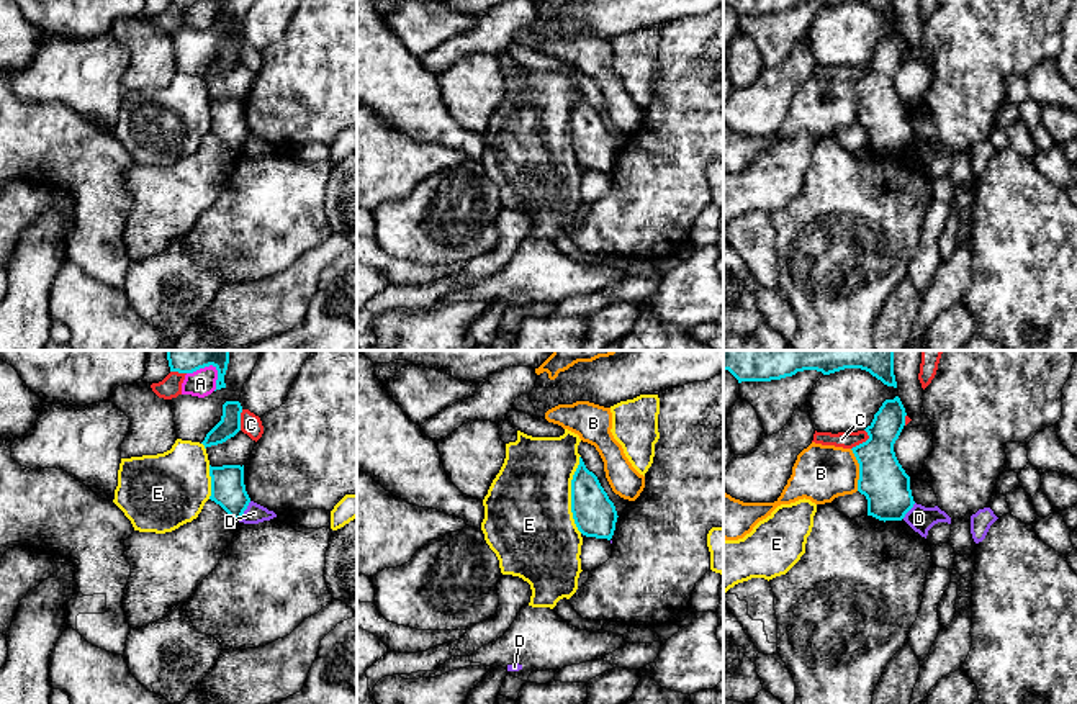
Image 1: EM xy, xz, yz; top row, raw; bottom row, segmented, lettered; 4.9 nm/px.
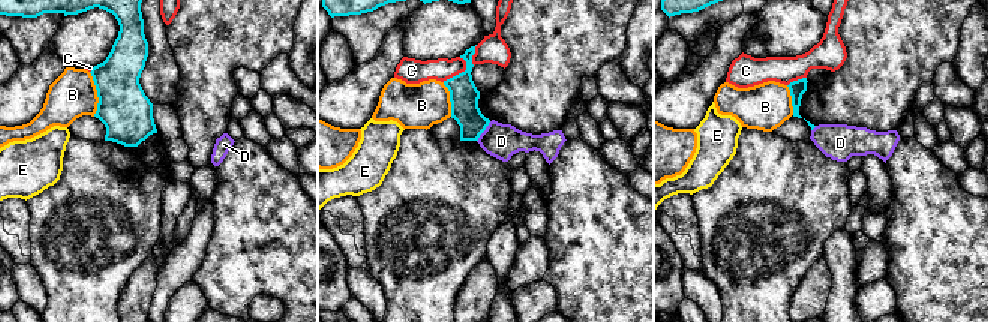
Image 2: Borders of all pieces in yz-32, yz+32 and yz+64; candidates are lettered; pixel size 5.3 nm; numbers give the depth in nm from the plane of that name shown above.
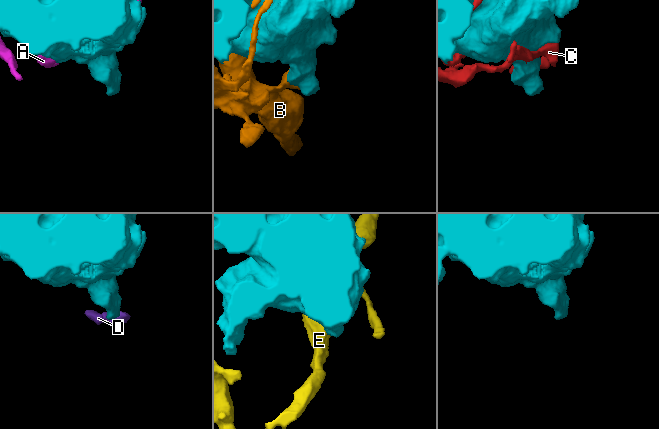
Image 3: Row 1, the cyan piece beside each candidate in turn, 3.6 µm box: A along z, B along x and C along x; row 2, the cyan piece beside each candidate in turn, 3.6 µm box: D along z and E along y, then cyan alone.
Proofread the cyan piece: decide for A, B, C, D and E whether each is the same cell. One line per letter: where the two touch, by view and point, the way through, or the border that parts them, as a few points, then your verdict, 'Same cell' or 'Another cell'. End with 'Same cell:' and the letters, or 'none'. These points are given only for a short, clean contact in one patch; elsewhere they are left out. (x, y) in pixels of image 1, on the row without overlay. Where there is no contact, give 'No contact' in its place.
A: Touches cyan at xy (218, 12). Another cell
B: Touches cyan at yz (860, 103). Another cell
C: Touches cyan at yz (863, 76). Another cell
D: Touches cyan at xy (244, 143). Boundary: xy (251, 135), (239, 154). Another cell
E: Touches cyan at xz (572, 128). Another cell
Same cell: none

